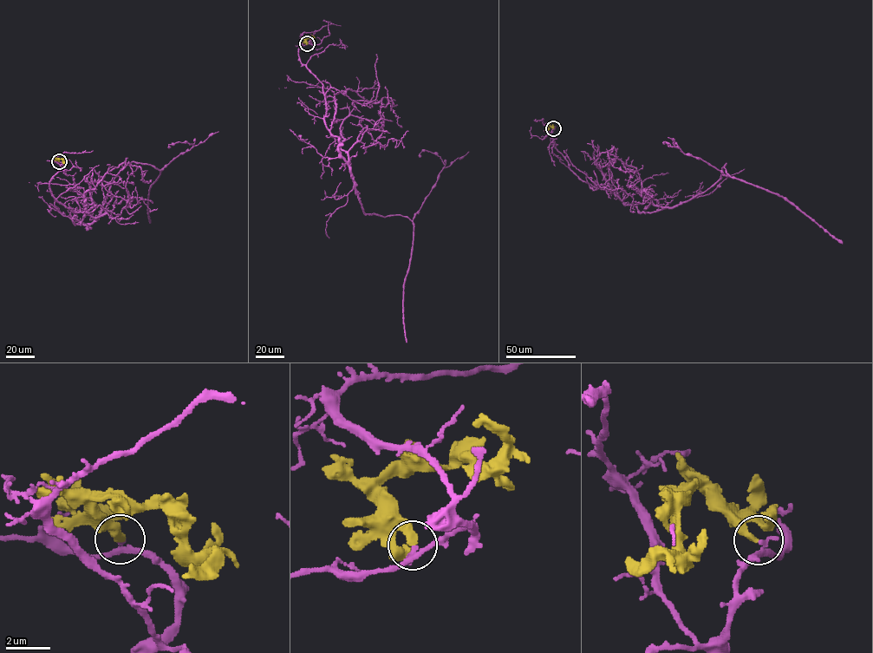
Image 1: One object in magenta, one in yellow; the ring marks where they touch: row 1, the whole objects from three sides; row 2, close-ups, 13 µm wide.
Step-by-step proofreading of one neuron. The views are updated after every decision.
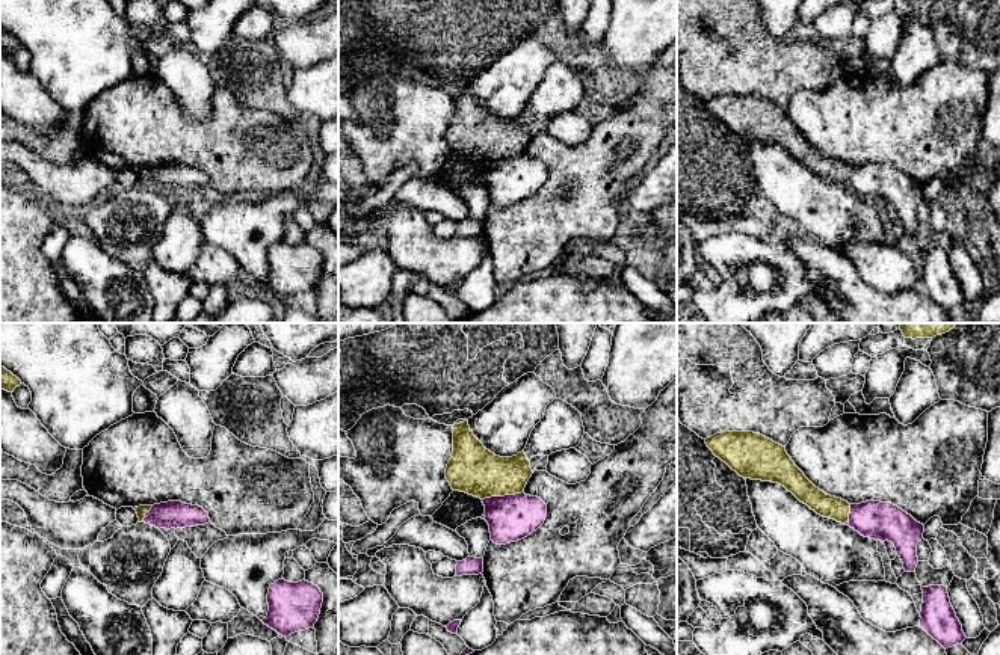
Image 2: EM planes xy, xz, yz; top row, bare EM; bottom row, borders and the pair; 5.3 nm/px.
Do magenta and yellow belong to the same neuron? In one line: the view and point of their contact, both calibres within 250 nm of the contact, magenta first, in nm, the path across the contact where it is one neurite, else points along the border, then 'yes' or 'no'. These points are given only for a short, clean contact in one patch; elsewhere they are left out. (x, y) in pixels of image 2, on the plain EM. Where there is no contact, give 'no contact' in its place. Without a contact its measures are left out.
meets magenta in xz at (502, 159); 240 nm thick on the magenta side, 260 nm on the other; border along xz (521, 153), (512, 157), (491, 157), (482, 162); no

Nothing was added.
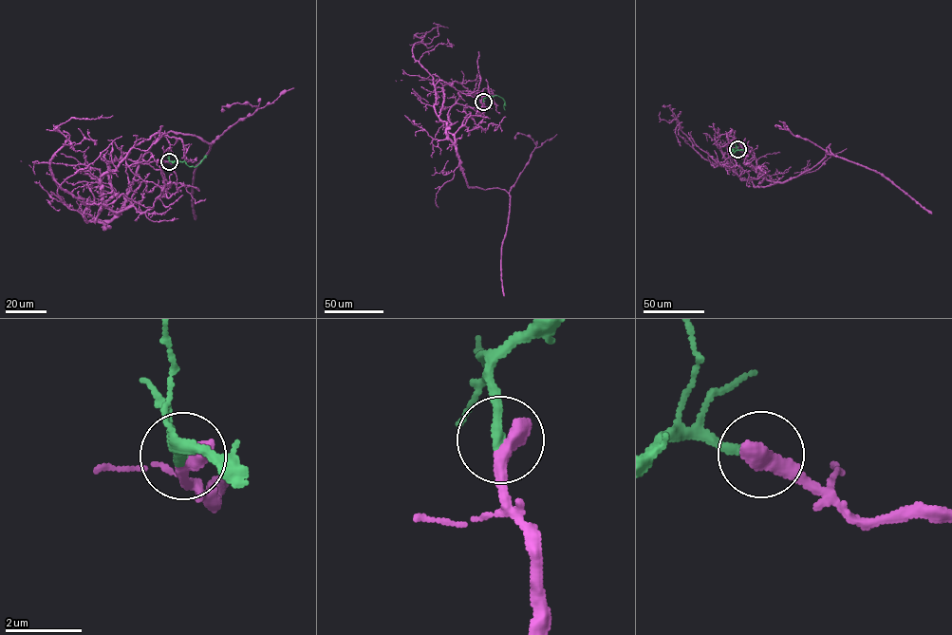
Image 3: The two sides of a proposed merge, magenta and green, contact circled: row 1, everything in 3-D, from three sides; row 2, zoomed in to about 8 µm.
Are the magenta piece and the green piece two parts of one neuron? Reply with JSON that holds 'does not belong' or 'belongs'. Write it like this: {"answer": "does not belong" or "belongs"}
{"answer": "belongs"}

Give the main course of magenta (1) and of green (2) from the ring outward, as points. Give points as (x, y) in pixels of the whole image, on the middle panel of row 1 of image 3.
1: (483, 102), (482, 114), (455, 103), (448, 112), (448, 131), (467, 185), (509, 194), (501, 255), (504, 295)
2: (483, 102), (487, 96), (498, 96), (504, 102), (505, 110)

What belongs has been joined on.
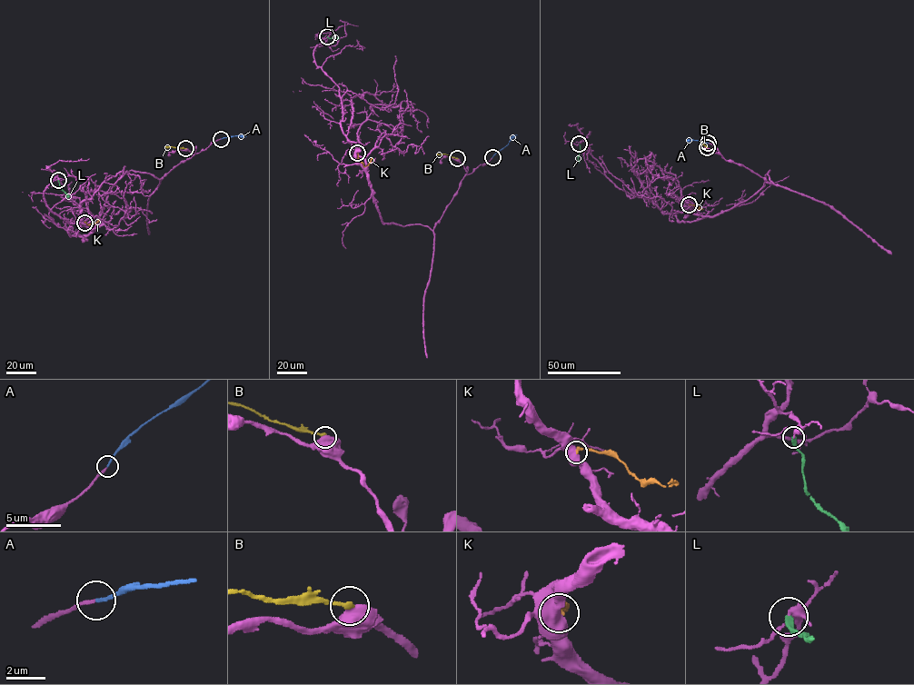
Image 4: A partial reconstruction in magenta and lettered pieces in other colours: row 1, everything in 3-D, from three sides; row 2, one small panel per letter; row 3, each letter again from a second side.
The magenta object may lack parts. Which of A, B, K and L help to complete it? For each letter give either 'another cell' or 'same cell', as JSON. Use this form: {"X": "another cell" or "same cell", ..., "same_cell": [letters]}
{"A": "same cell", "B": "another cell", "K": "another cell", "L": "another cell", "same_cell": ["A"]}

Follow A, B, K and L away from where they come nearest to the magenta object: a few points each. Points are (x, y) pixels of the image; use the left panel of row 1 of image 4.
A: (221, 139), (246, 136)
B: (185, 148), (165, 146)
K: (84, 223), (94, 223), (99, 220)
L: (58, 180), (68, 197)

